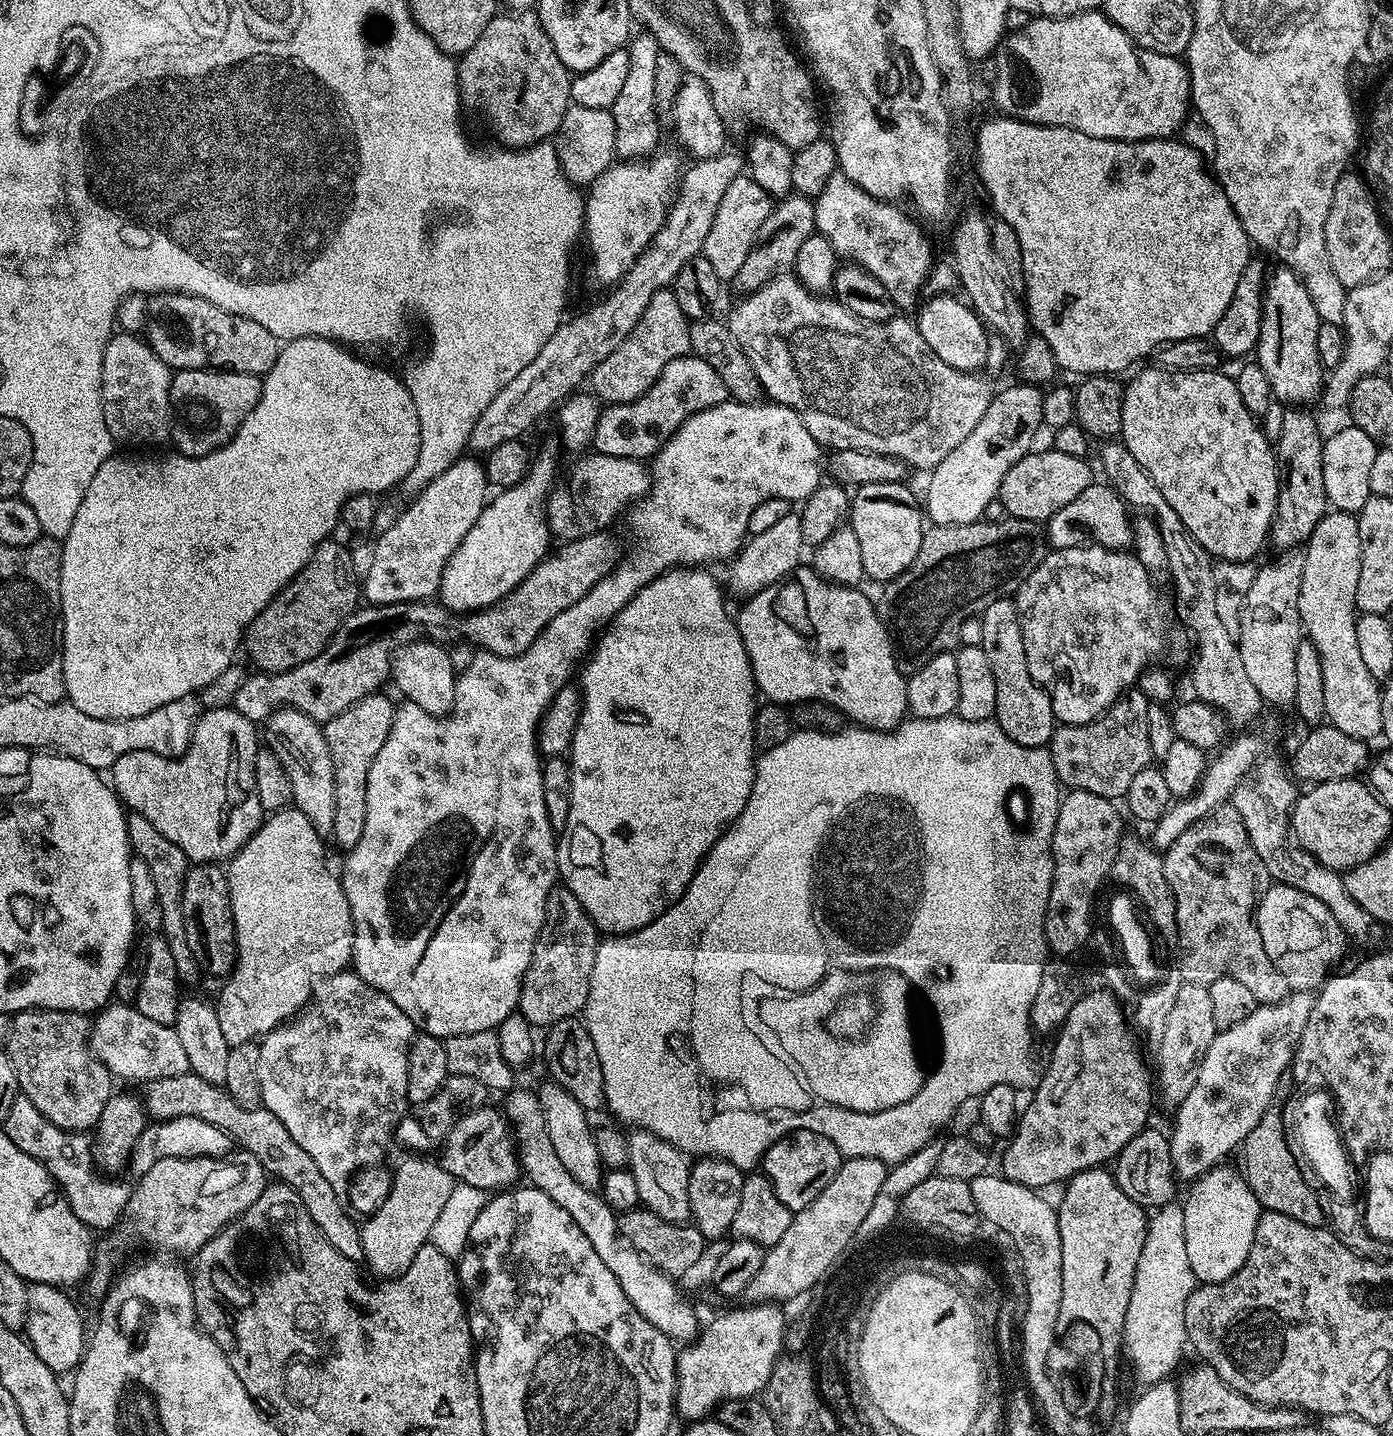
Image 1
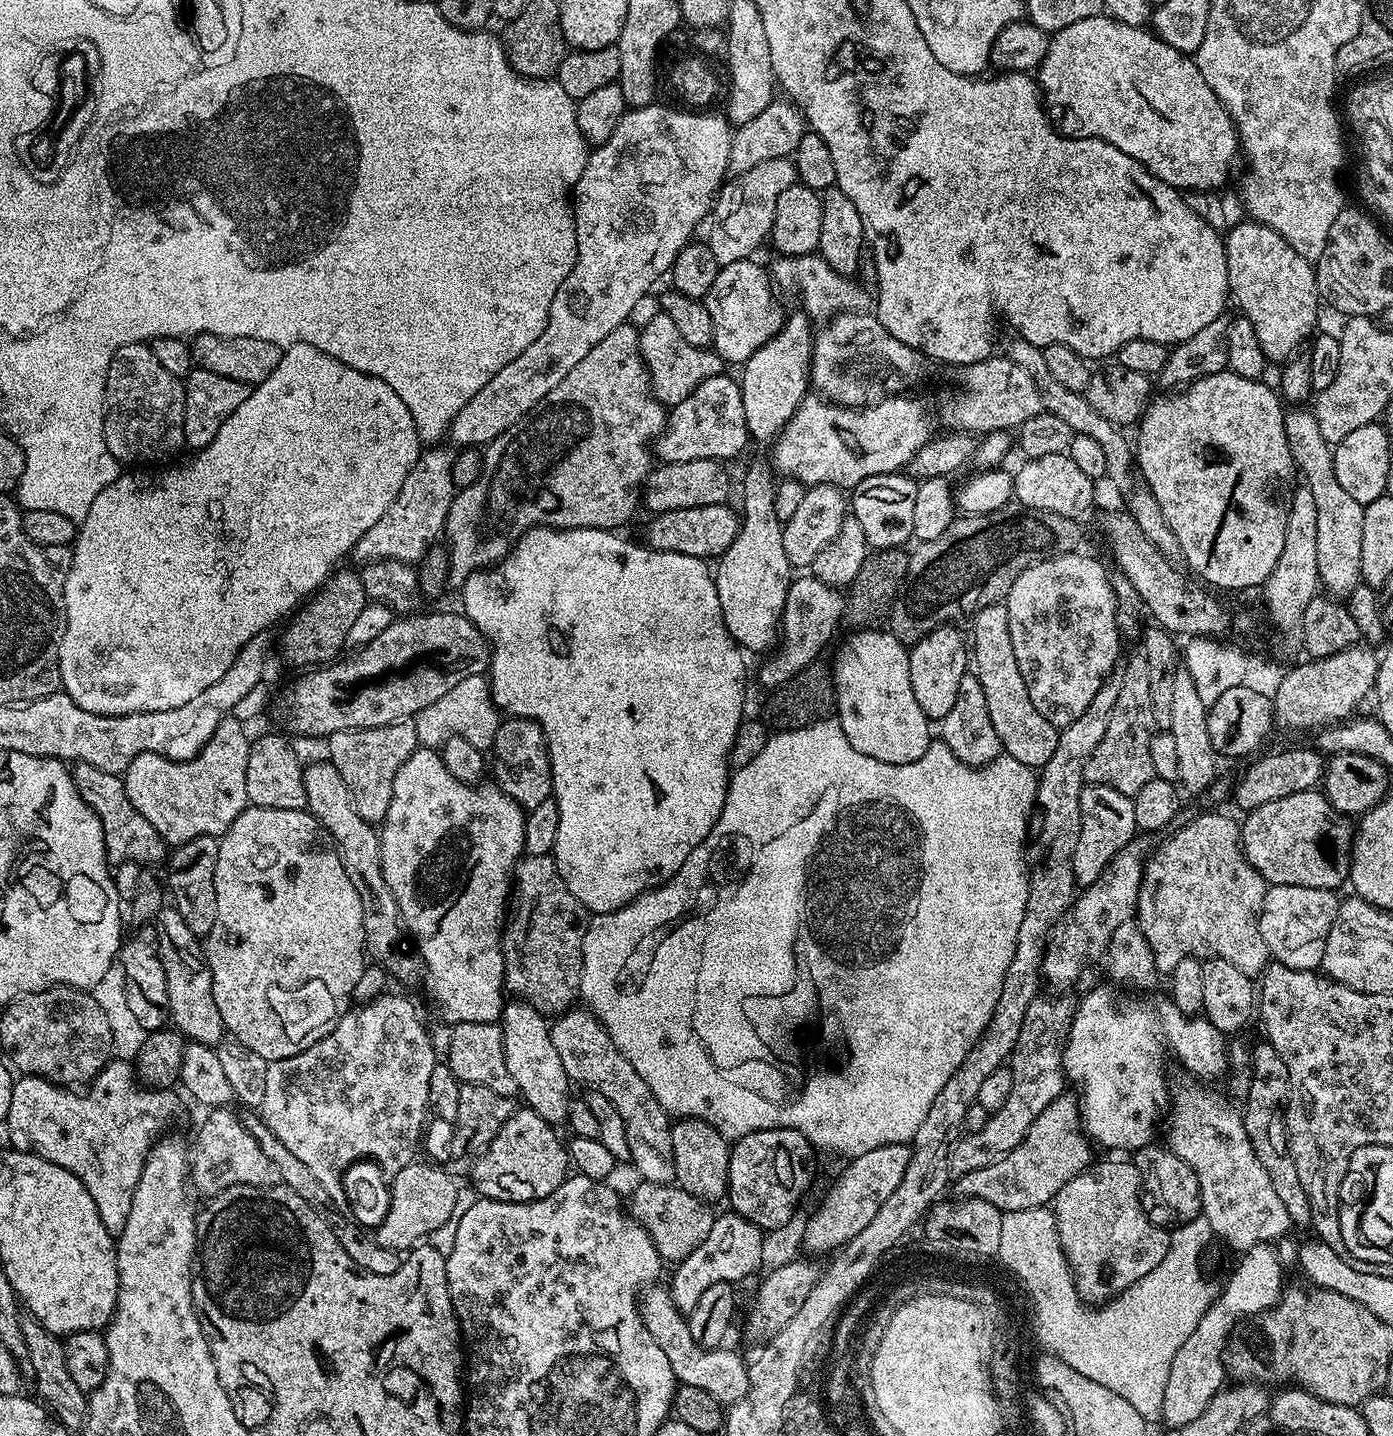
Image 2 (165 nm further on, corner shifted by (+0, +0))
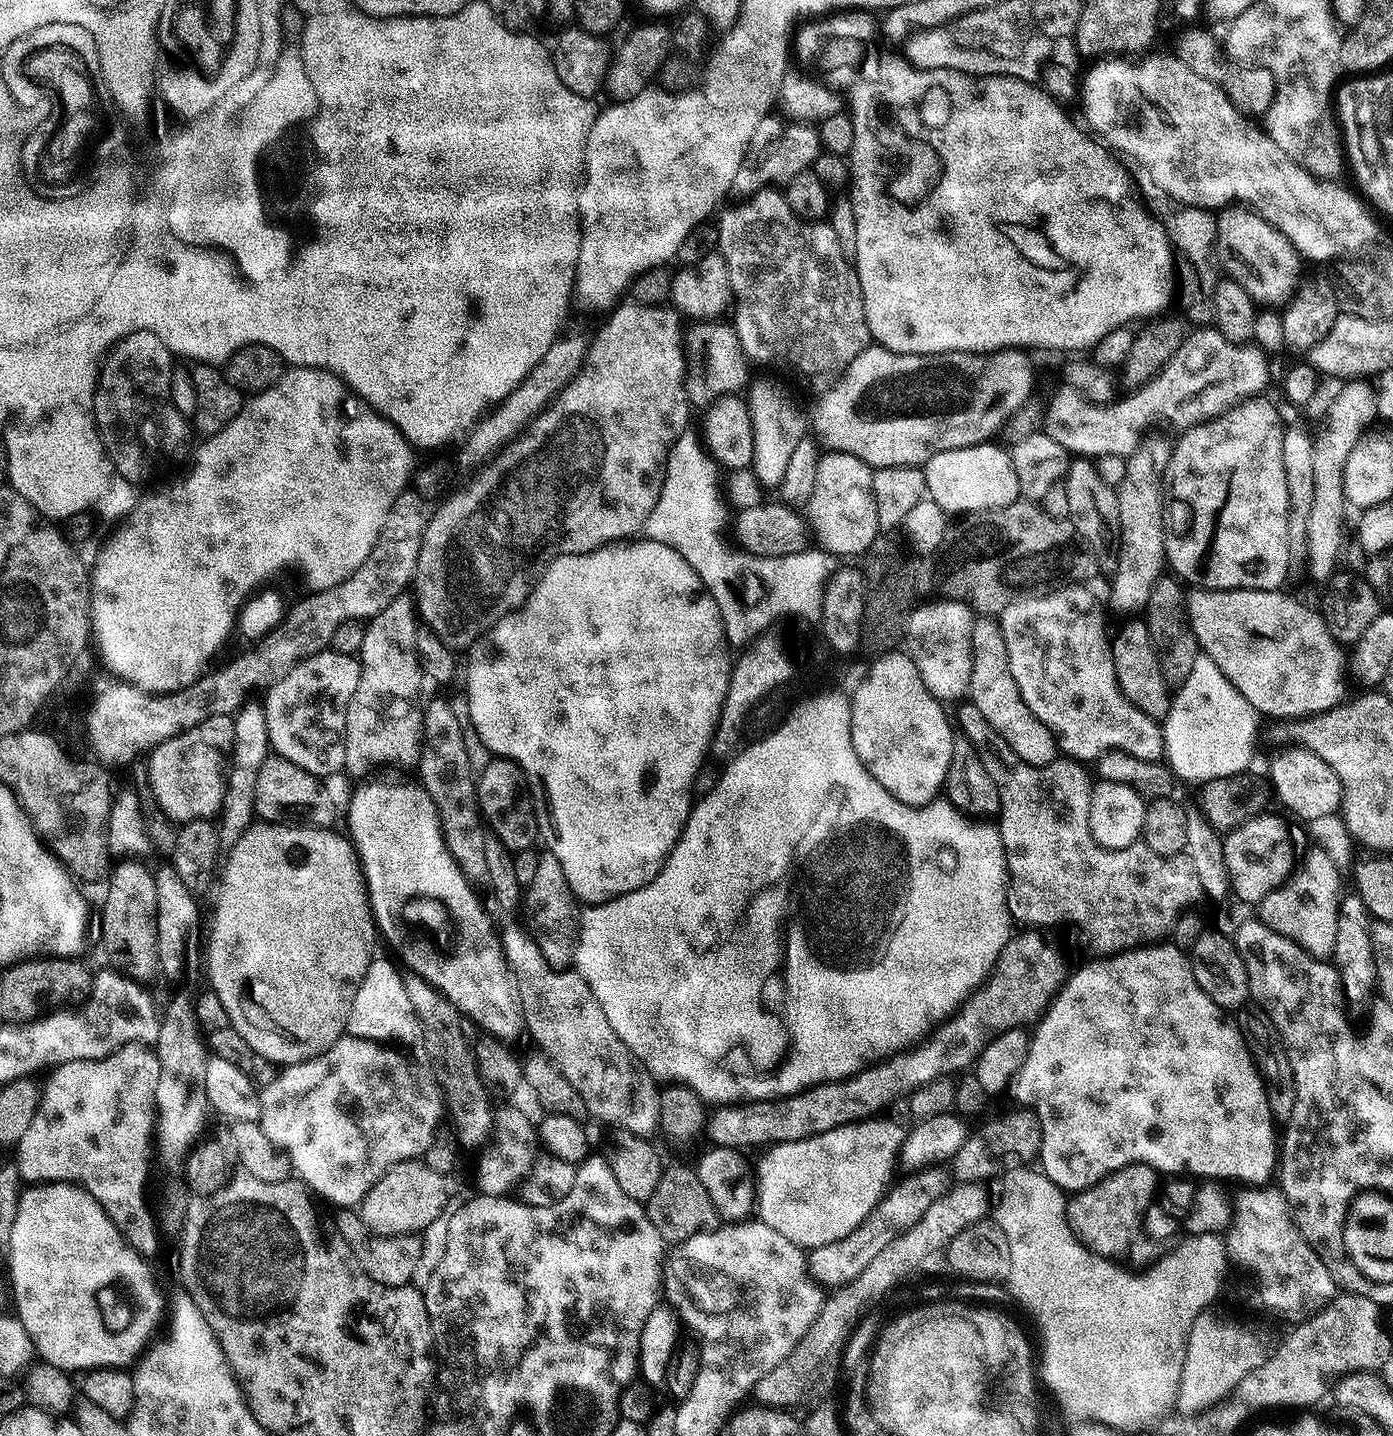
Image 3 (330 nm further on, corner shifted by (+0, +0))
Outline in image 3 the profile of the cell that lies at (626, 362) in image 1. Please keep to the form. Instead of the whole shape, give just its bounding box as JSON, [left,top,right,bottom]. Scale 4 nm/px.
[686,322,750,410]

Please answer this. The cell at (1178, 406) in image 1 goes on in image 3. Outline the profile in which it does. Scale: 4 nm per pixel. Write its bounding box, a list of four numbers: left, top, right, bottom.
[1162,394,1293,591]

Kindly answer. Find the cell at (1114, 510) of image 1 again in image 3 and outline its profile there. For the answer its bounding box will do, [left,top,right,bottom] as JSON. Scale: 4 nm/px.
[1186,587,1346,718]

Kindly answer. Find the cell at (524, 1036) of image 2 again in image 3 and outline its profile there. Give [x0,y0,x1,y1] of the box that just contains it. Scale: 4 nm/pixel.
[348,784,525,1042]

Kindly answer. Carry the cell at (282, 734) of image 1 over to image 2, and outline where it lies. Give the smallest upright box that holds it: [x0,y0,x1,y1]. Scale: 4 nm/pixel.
[304,762,425,984]

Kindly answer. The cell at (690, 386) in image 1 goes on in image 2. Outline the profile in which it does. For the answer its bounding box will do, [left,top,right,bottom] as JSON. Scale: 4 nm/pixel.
[654,374,750,464]

